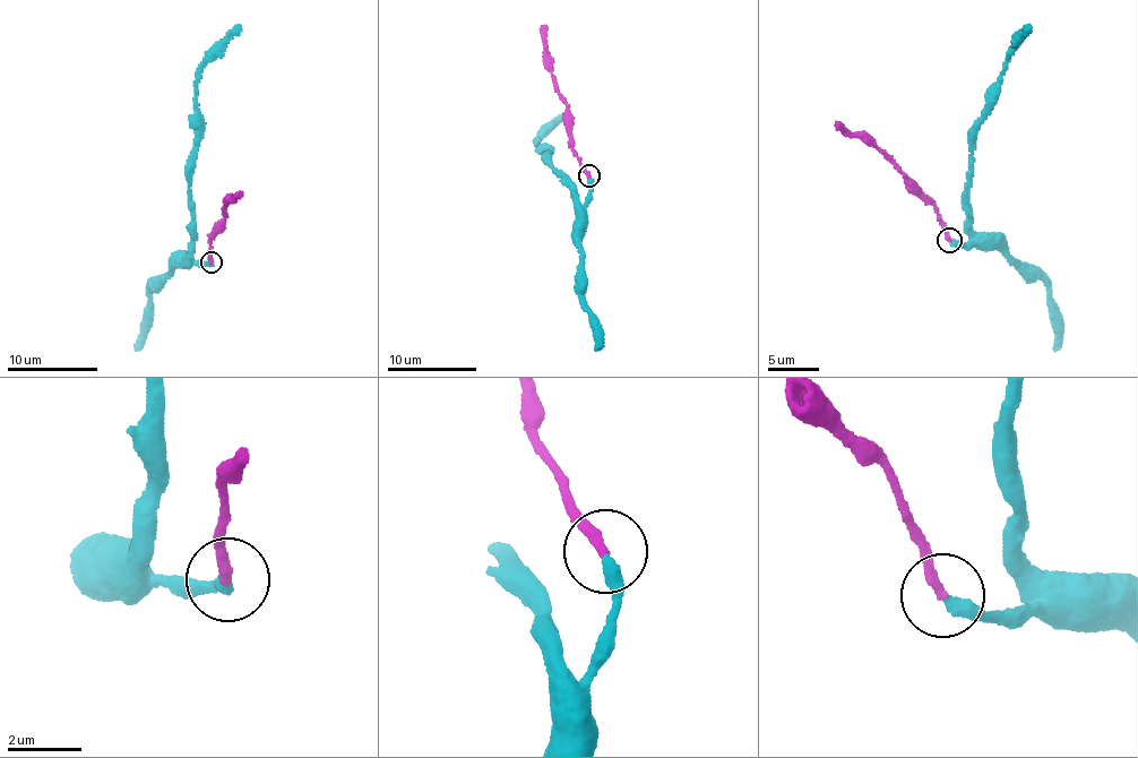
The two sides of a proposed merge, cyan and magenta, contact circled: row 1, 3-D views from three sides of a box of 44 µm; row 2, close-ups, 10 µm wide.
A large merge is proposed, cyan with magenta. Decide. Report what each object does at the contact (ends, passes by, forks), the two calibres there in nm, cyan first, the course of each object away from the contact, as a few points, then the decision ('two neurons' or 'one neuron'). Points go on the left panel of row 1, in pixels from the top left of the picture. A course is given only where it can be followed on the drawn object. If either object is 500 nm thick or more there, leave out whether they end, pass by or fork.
cyan ends | magenta ends | 340/280 nm | cyan via (212, 263), (192, 261), (189, 189), (198, 131), (196, 89), (201, 67), (240, 25) | magenta via (212, 263), (210, 240), (215, 224), (224, 216), (226, 205), (242, 191) | one neuron

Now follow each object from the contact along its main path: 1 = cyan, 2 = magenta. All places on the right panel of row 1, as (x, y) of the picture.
1: (948, 241), (973, 241), (967, 203), (976, 121), (989, 104), (989, 91), (999, 82), (1003, 63), (1031, 27)
2: (948, 241), (938, 208), (915, 182), (877, 148), (837, 123)

